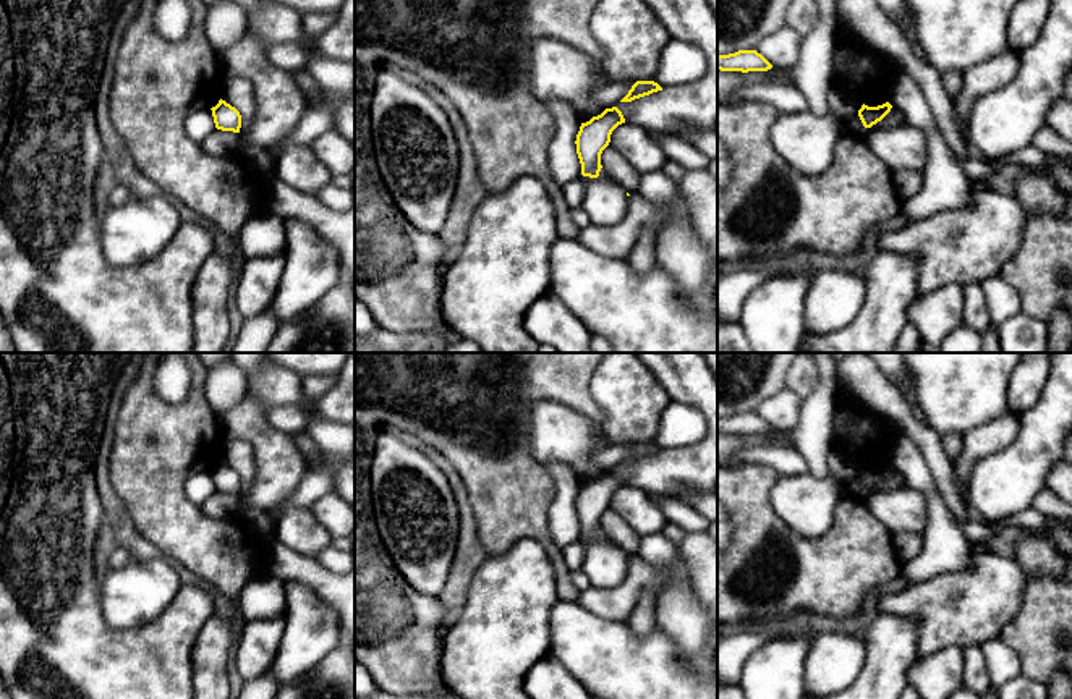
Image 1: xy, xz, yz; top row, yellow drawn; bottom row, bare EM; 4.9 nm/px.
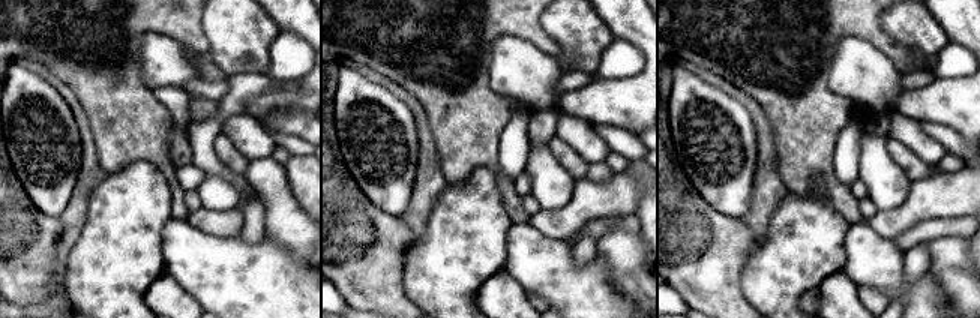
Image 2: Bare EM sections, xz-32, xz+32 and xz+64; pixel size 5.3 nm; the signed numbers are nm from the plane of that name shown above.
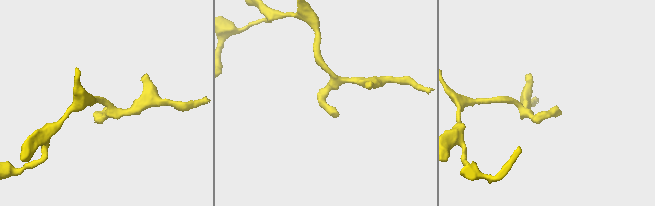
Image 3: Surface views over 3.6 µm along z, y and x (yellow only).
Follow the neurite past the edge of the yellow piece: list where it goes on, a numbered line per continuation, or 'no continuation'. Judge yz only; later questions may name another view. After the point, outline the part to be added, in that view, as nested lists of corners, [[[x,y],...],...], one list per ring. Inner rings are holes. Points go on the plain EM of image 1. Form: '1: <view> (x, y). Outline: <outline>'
no continuation

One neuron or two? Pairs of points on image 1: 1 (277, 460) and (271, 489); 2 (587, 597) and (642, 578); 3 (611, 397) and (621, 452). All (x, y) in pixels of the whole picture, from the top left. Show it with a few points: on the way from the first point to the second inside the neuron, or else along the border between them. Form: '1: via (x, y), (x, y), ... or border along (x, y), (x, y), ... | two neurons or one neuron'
1: via (277, 466), (274, 482) | one neuron
2: via (599, 597), (622, 597), (629, 591) | one neuron
3: border along (611, 442), (635, 444) | two neurons

